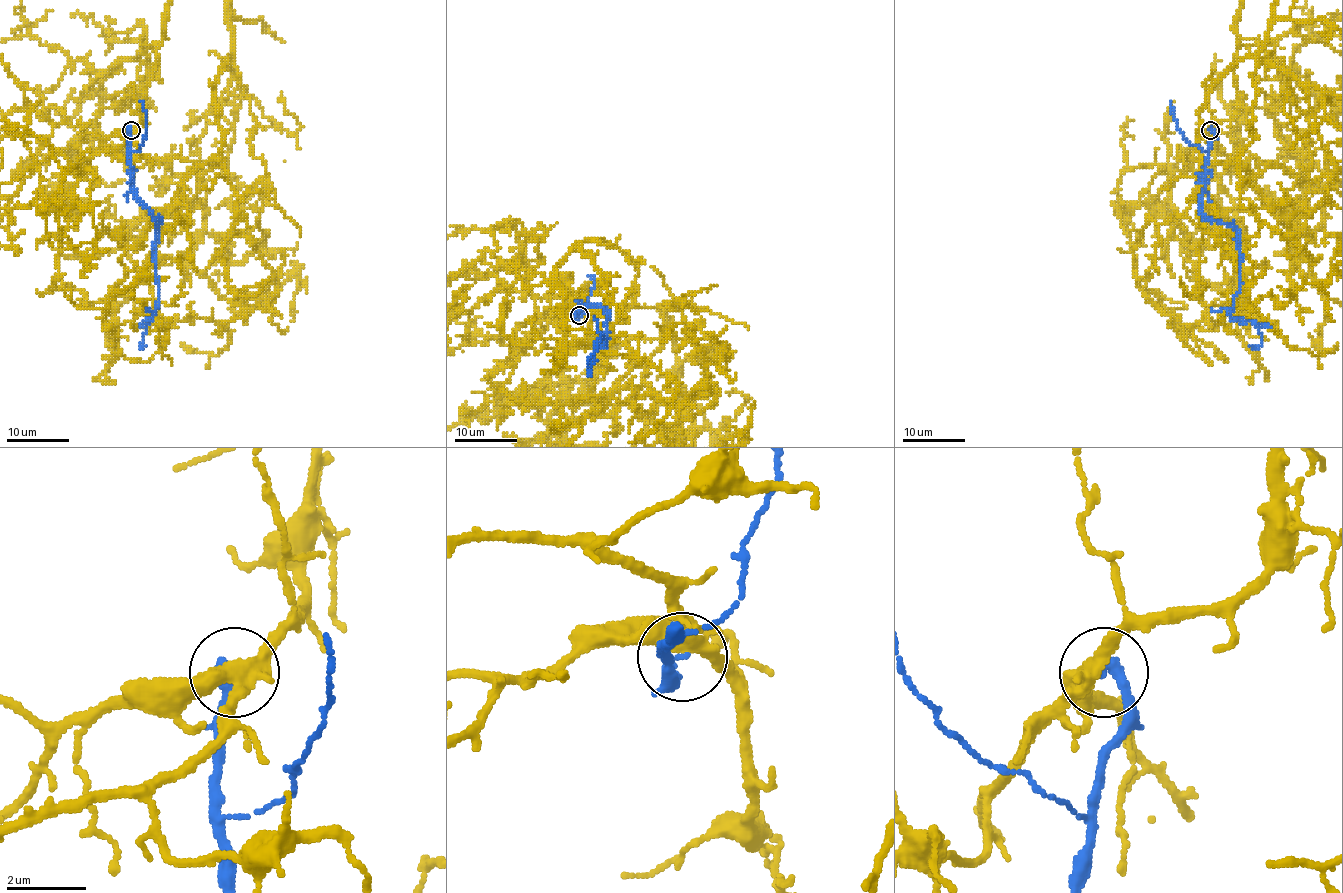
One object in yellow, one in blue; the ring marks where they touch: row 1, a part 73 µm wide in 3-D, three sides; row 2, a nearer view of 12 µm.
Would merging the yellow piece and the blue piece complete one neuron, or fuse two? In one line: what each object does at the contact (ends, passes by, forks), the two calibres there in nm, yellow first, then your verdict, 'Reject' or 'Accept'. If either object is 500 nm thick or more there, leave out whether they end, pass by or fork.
At the ring yellow forks. At the ring blue ends. Thickness 400 nm (yellow) against 260 nm. Reject

